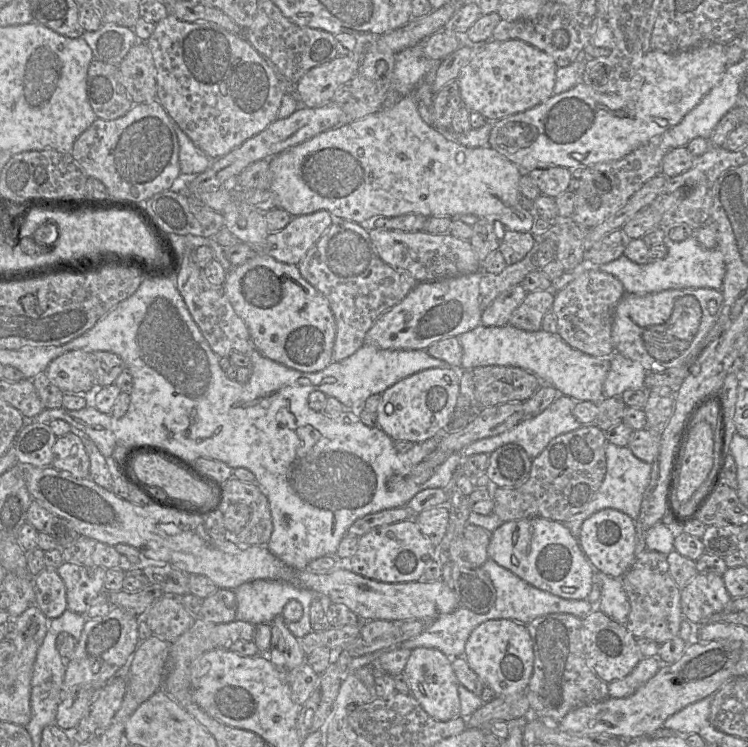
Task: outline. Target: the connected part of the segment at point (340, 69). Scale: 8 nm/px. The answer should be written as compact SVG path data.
M353 52L307 71L295 85L300 104L316 108L333 101L336 90L345 83L351 83L358 73L361 60L362 54Z

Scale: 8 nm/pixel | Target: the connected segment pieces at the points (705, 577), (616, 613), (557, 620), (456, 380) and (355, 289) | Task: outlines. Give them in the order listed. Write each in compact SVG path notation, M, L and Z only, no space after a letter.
M708 573L697 574L684 588L681 589L680 608L683 619L694 626L701 626L710 621L710 617L725 608L731 601L721 575Z
M595 571L593 583L600 583L601 587L598 610L624 624L630 611L630 605L620 579Z
M548 614L526 625L530 634L534 664L526 688L530 714L559 722L571 710L608 698L608 684L599 679L586 663L582 642L582 619L571 614Z
M461 367L430 368L401 379L382 393L376 415L378 427L394 441L421 443L446 429L460 392Z
M334 219L297 267L303 278L328 300L333 312L336 338L332 362L340 362L360 349L375 321L418 284L409 272L381 260L368 229L360 223L343 219Z

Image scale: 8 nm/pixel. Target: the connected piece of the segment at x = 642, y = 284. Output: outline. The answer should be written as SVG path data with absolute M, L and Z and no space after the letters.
M664 236L667 255L647 264L637 264L622 255L616 260L598 265L598 270L615 276L628 294L645 295L668 289L711 288L720 290L725 276L725 262L718 248L705 249L694 236L675 242Z

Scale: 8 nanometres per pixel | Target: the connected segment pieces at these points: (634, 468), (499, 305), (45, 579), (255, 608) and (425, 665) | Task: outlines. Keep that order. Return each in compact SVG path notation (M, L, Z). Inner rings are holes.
M607 443L605 447L607 469L603 482L586 507L565 522L571 534L578 539L582 523L594 513L603 509L616 509L636 520L644 491L650 480L651 464L638 459L628 447L619 447Z
M516 285L501 293L482 311L481 324L484 326L504 326L508 324L513 311L524 301L527 291Z
M44 569L33 577L35 605L48 619L57 618L67 609L66 587L56 569Z
M266 579L246 582L234 589L234 591L237 600L236 620L250 622L254 625L271 624L276 616L281 615L285 605L289 601L297 600L302 604L304 613L298 621L287 623L288 628L298 639L301 639L312 631L311 621L308 619L308 616L314 591L295 587L287 582Z
M419 647L412 650L403 671L408 680L409 693L431 718L441 722L460 716L459 683L452 669L451 660L452 658L439 650Z

